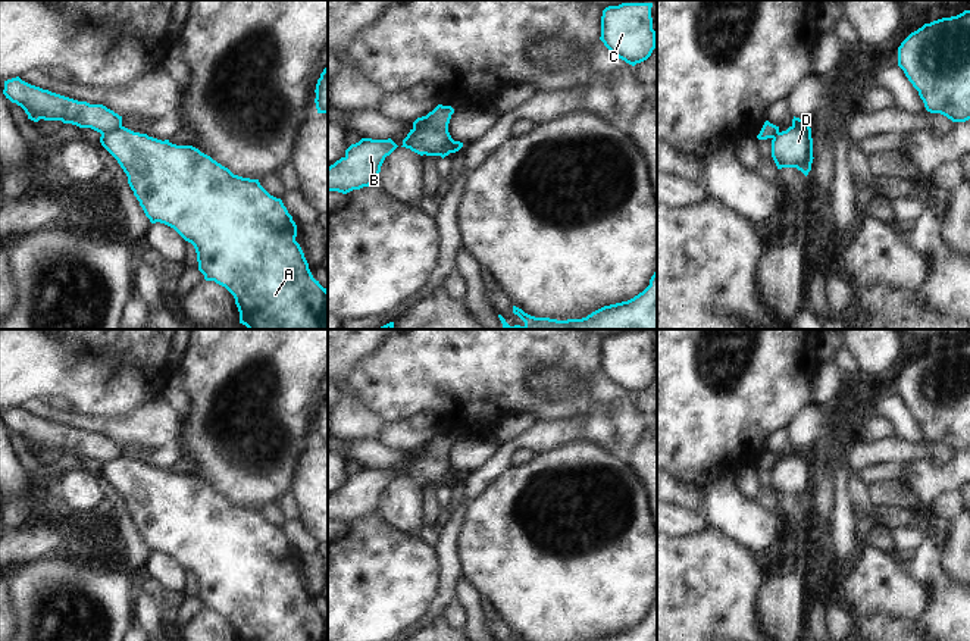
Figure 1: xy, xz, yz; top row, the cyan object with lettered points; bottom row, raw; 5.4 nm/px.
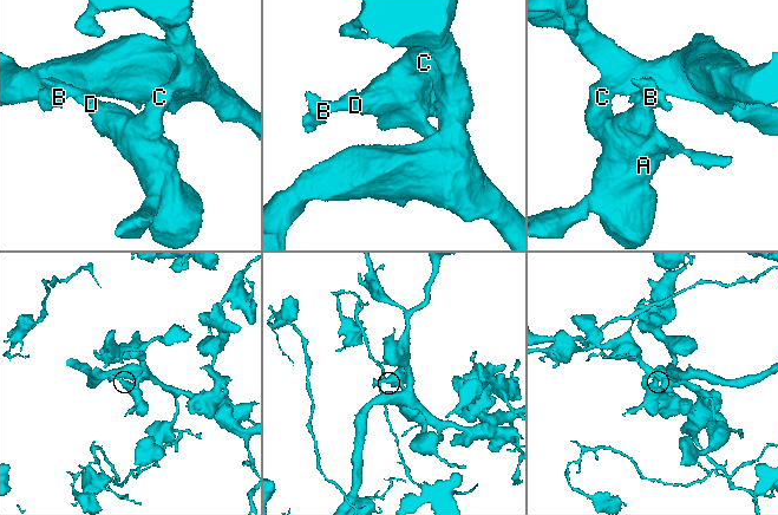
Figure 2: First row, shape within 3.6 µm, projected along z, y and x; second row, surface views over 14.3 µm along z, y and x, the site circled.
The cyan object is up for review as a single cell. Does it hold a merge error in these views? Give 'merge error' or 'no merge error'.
merge error

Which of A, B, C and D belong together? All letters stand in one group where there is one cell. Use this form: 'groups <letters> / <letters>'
groups A C D / B

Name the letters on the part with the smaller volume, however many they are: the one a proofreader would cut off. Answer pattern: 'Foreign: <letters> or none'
Foreign: B

